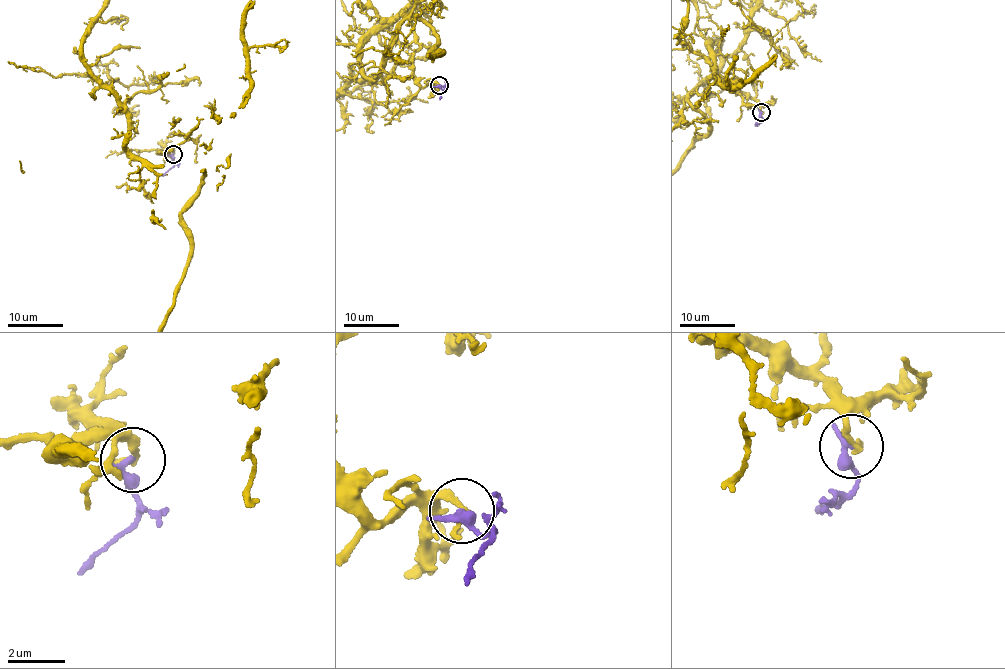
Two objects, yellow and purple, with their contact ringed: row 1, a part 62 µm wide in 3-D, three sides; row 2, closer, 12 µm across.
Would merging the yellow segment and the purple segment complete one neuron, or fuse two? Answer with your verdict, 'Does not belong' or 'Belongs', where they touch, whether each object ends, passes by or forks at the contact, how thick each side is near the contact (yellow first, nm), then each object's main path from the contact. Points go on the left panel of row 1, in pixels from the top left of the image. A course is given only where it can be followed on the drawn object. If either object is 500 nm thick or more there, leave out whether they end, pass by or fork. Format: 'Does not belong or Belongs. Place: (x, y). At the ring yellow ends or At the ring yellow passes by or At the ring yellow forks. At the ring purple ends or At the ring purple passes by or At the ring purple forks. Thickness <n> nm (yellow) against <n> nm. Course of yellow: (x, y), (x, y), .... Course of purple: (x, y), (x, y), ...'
Does not belong. Place: (173, 154). At the ring yellow ends. At the ring purple passes by. Thickness 220 nm (yellow) against 200 nm. Course of purple: (172, 154), (174, 162), (162, 176)

